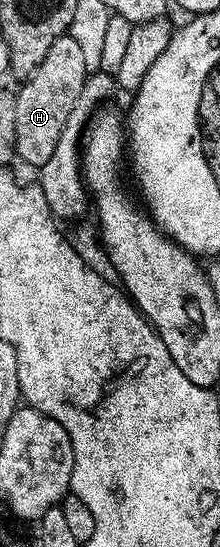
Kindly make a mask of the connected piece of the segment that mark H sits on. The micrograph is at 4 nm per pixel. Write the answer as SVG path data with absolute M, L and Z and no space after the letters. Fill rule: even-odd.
M69 35L56 39L48 47L48 55L40 67L25 78L22 89L17 90L16 99L16 154L28 164L39 167L48 163L52 151L60 140L60 133L68 115L80 99L88 72L84 63L83 48Z

